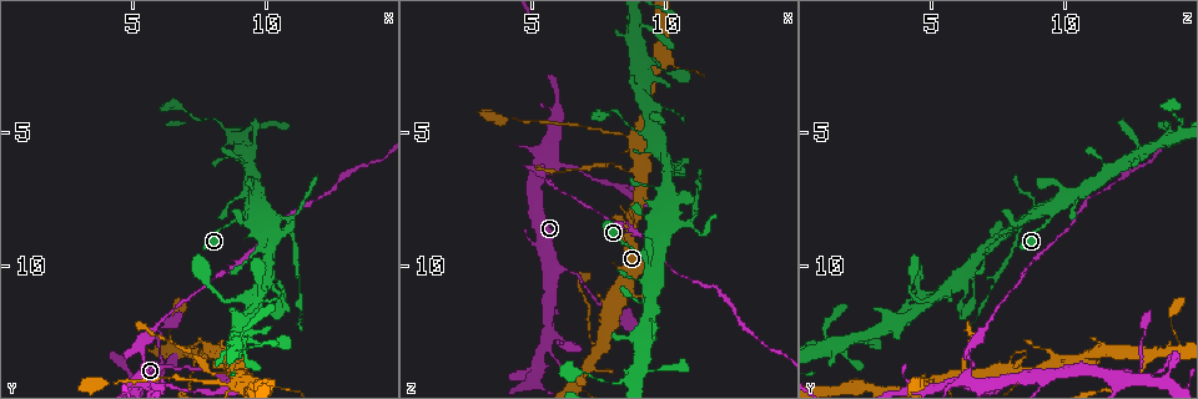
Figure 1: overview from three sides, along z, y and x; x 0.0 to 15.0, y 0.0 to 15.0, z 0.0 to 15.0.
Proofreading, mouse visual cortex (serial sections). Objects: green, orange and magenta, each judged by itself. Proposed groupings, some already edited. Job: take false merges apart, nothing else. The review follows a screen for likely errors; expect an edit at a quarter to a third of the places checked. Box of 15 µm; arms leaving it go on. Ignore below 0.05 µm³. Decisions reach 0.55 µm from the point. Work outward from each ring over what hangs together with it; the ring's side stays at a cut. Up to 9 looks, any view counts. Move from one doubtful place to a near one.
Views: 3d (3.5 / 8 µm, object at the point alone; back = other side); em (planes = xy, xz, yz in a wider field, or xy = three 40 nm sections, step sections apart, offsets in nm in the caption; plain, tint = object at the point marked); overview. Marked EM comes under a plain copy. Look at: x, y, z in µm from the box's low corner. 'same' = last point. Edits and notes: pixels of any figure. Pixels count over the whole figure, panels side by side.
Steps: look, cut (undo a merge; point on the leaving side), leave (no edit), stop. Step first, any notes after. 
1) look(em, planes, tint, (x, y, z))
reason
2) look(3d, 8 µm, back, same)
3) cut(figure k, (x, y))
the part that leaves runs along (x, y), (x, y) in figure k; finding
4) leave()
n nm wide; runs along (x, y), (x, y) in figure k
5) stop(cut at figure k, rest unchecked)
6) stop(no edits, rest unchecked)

look(3d, 3.5 µm, (9.1, 8.0, 9.6))
four arms meet

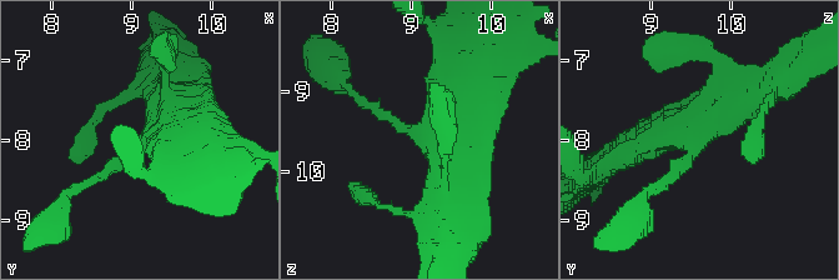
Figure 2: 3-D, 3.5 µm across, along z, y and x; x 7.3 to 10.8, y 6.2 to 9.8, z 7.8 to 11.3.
look(em, xy, step 2, tint, (9.10, 8.05, 9.50))
4 arms; arms of 150, 450, 500, 600 nm; need the tissue

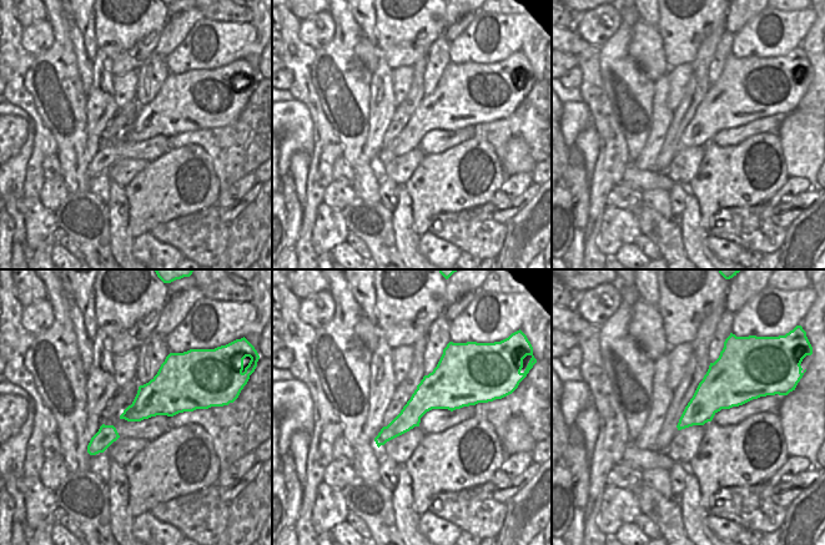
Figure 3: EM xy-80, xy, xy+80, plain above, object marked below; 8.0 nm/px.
leave()
runs along (81, 185), (150, 135), (196, 143) in figure 2; all the same cell

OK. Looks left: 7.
look(em, planes, tint, (10.8, 8.4, 8.5))

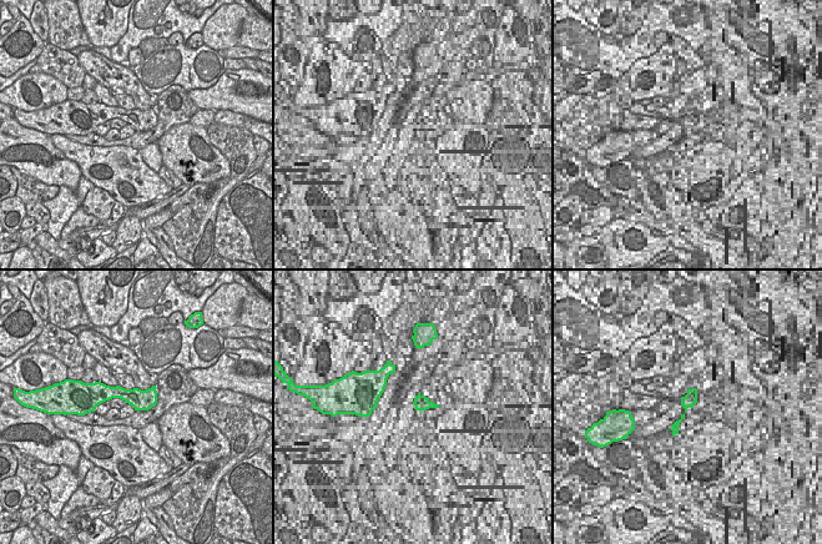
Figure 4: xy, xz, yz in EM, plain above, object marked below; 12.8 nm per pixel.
look(3d, 3.5 µm, same)
wider look

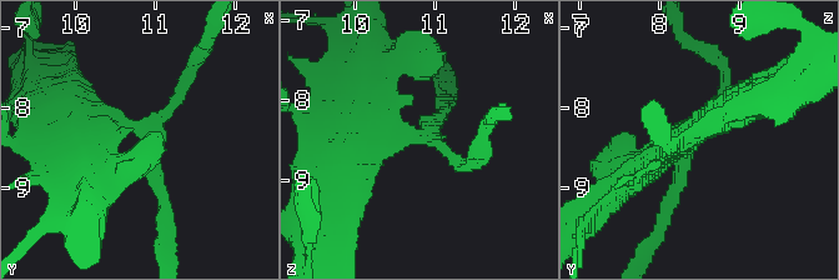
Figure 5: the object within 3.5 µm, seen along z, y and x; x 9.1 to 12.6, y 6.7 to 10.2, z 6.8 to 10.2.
cut(figure 5, (679, 171))
3 arms; the part that leaves runs along (421, 136), (443, 114), (443, 98) in figure 5; two cells meet here

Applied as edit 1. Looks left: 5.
look(3d, 8 µm, (7.6, 13.2, 13.0))
sudden change in width

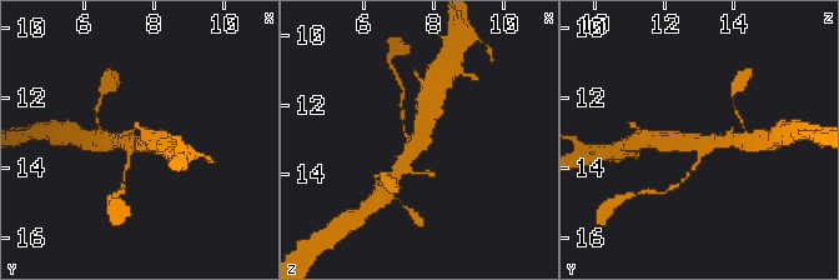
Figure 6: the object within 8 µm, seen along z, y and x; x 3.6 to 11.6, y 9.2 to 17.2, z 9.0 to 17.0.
look(3d, 3.5 µm, (7.5, 13.4, 13.0))

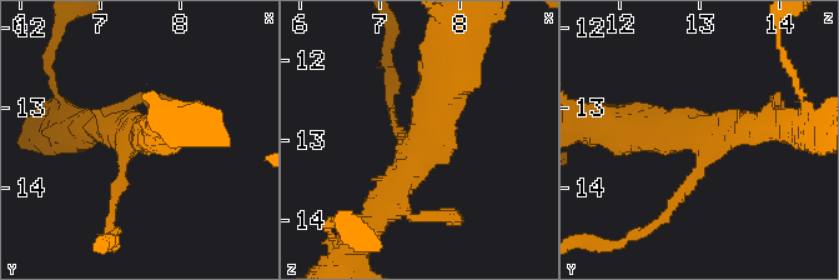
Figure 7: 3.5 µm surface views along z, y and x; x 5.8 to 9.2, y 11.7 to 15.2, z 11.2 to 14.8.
leave()
3 arms; arms of 150, 350, 500 nm; runs along (447, 64), (436, 121), (382, 211) in figure 7; continuous, no second cell

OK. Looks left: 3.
look(3d, 3.5 µm, (5.4, 14.2, 6.3))
four or more arms meet

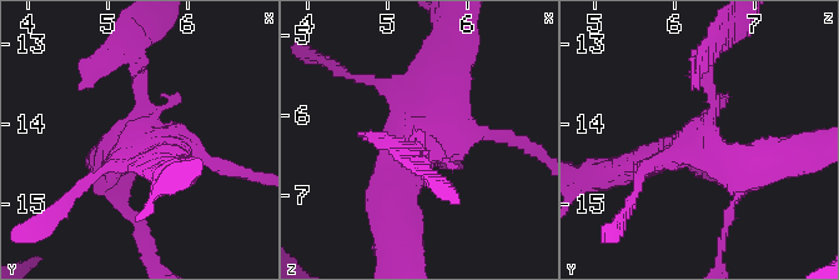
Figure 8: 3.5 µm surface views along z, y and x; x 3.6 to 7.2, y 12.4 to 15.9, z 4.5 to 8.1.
look(em, xy, step 3, tint, (5.30, 14.20, 6.30))

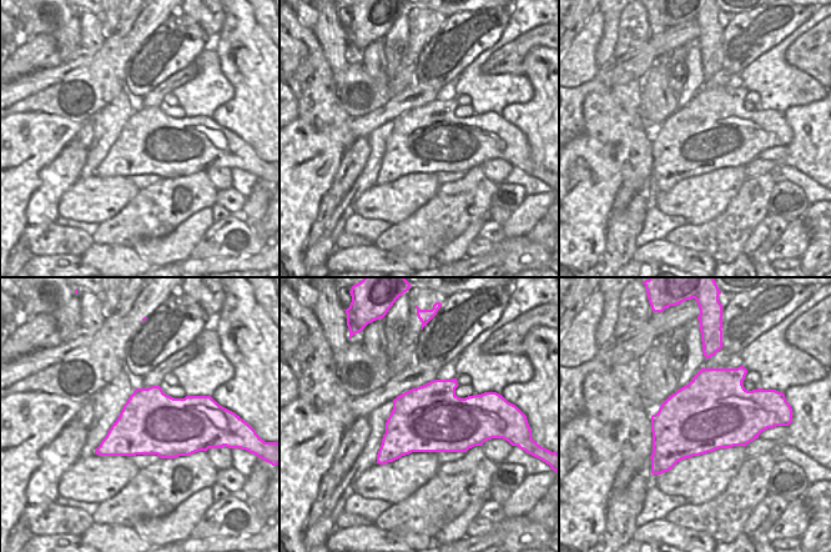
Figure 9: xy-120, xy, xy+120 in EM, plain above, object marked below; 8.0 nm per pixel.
cut(figure 8, (137, 49))
a second cell is stuck on

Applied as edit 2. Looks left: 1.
stop(cut at figure 5, cut at figure 8, rest unchecked)

